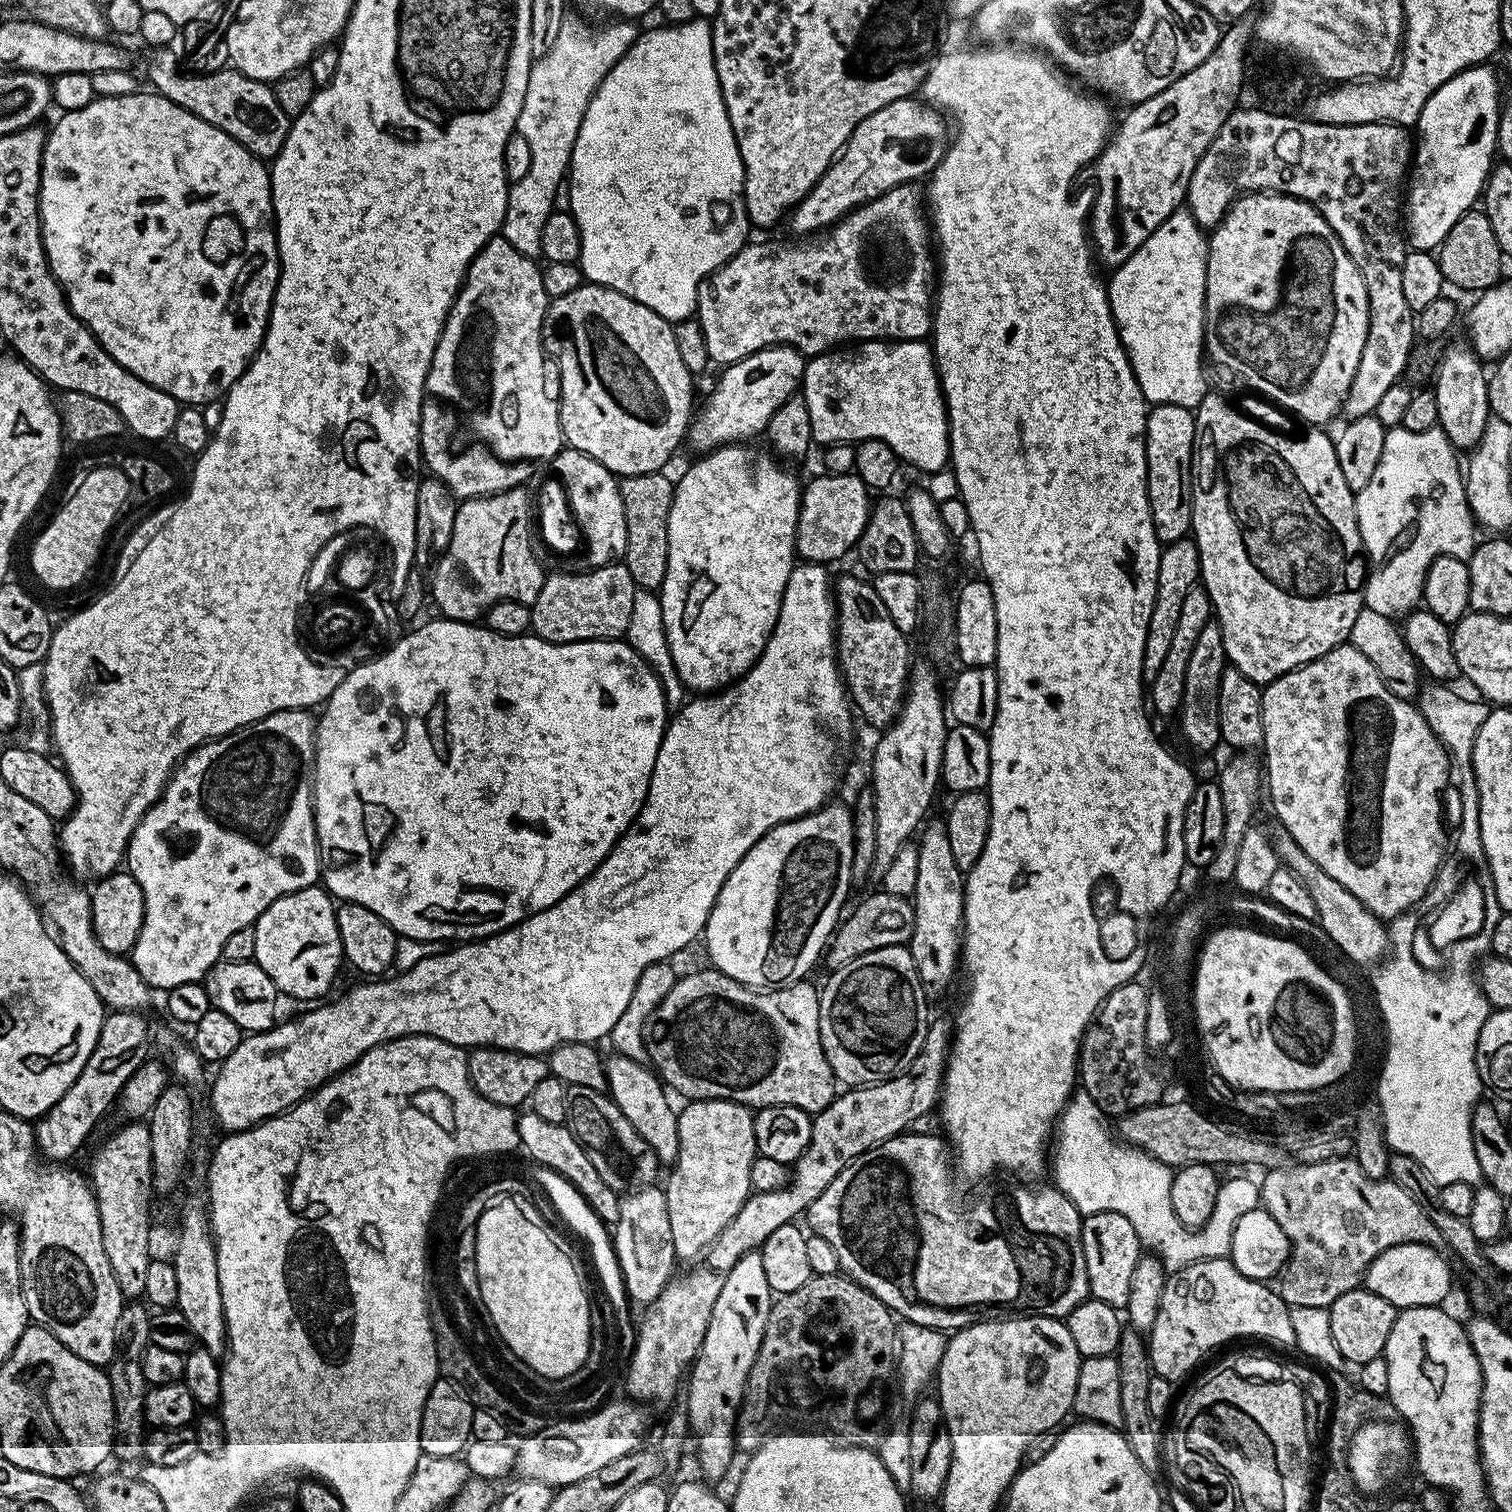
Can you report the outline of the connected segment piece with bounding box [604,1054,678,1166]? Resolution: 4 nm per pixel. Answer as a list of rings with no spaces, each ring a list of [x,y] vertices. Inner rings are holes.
[[[617,1054],[610,1056],[607,1057],[604,1065],[604,1073],[608,1079],[607,1091],[612,1100],[618,1106],[618,1110],[626,1114],[630,1126],[634,1126],[634,1130],[642,1134],[646,1146],[654,1150],[657,1161],[661,1165],[671,1165],[678,1154],[678,1122],[676,1121],[678,1112],[675,1107],[672,1109],[672,1104],[668,1101],[669,1093],[661,1077],[643,1063]]]

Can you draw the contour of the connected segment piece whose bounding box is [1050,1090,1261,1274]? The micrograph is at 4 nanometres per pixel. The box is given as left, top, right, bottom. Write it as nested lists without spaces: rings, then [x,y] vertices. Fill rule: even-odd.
[[[1083,1090],[1073,1091],[1072,1099],[1060,1113],[1054,1132],[1056,1157],[1053,1160],[1051,1157],[1050,1172],[1056,1175],[1055,1187],[1064,1192],[1084,1216],[1113,1212],[1122,1214],[1122,1218],[1130,1218],[1130,1226],[1134,1226],[1141,1245],[1160,1260],[1165,1273],[1177,1272],[1200,1260],[1225,1259],[1232,1250],[1234,1226],[1238,1226],[1238,1218],[1261,1203],[1260,1184],[1248,1176],[1223,1181],[1218,1190],[1214,1214],[1210,1214],[1201,1228],[1187,1228],[1178,1222],[1170,1202],[1173,1169],[1158,1162],[1149,1152],[1125,1144],[1113,1133],[1112,1137],[1103,1122],[1094,1098]]]

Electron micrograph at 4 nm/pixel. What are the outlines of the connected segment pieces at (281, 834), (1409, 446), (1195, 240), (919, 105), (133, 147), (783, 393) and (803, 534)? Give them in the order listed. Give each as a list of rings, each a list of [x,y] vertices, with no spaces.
[[[291,708],[270,714],[256,724],[249,724],[246,728],[239,728],[228,736],[220,736],[216,740],[209,740],[207,744],[189,752],[178,767],[173,771],[169,781],[164,786],[153,808],[141,818],[134,834],[128,843],[126,853],[126,868],[132,877],[142,886],[144,895],[144,925],[138,934],[135,946],[132,947],[130,959],[138,974],[148,983],[149,989],[167,990],[183,984],[195,984],[203,981],[212,969],[213,964],[221,959],[226,938],[243,928],[255,925],[259,918],[280,896],[297,892],[303,888],[313,887],[321,879],[320,847],[316,841],[316,813],[312,798],[314,783],[314,765],[316,762],[316,726],[317,721],[311,711],[303,708]]]
[[[1403,426],[1385,431],[1378,470],[1374,470],[1364,489],[1356,493],[1360,543],[1370,565],[1364,582],[1364,602],[1370,610],[1378,610],[1383,616],[1403,617],[1421,603],[1428,568],[1439,556],[1453,556],[1466,562],[1476,549],[1478,525],[1464,495],[1465,477],[1461,465],[1460,468],[1456,465],[1456,456],[1457,449],[1438,426],[1421,432],[1406,430]]]
[[[1177,210],[1171,212],[1160,223],[1158,230],[1154,230],[1154,234],[1150,234],[1150,238],[1146,238],[1146,242],[1142,242],[1142,246],[1138,246],[1138,250],[1125,264],[1121,264],[1119,268],[1111,273],[1112,281],[1110,279],[1107,281],[1108,301],[1110,302],[1110,310],[1112,311],[1116,328],[1120,331],[1120,341],[1124,343],[1124,348],[1128,351],[1128,361],[1132,367],[1132,372],[1136,375],[1138,386],[1149,405],[1173,404],[1174,406],[1182,406],[1183,408],[1195,410],[1204,401],[1204,397],[1209,395],[1210,388],[1208,388],[1207,382],[1204,381],[1204,372],[1206,376],[1206,357],[1204,355],[1204,295],[1206,294],[1207,265],[1208,241],[1205,233],[1202,231],[1200,225],[1196,223],[1191,212]]]
[[[923,99],[895,100],[890,102],[890,106],[882,106],[882,110],[867,116],[853,130],[852,137],[844,145],[840,155],[822,174],[820,181],[792,209],[790,221],[792,220],[793,230],[804,232],[800,234],[816,234],[821,230],[831,229],[832,225],[838,224],[843,216],[847,216],[860,205],[886,194],[892,188],[898,187],[899,184],[911,184],[919,181],[919,176],[927,177],[943,162],[949,143],[950,124],[945,113]]]
[[[137,90],[125,96],[101,96],[92,100],[90,106],[82,106],[82,110],[63,113],[59,117],[61,120],[53,126],[52,132],[50,128],[44,142],[44,157],[40,171],[40,237],[44,239],[44,253],[48,259],[48,265],[54,274],[54,278],[60,284],[60,289],[64,291],[64,298],[68,301],[68,309],[83,322],[85,328],[95,334],[98,342],[110,354],[110,358],[114,358],[114,362],[118,362],[123,368],[130,370],[130,374],[142,378],[142,382],[170,394],[181,405],[208,406],[211,400],[217,399],[216,401],[219,401],[232,387],[233,382],[246,371],[248,363],[252,361],[252,357],[260,349],[260,344],[264,341],[264,335],[268,329],[272,299],[276,293],[278,278],[280,277],[280,255],[276,245],[276,226],[272,215],[272,181],[265,161],[246,151],[238,141],[230,138],[230,134],[218,130],[218,126],[210,126],[210,122],[202,122],[202,118],[198,118],[194,114],[190,114],[190,110],[170,102],[159,92],[147,91]]]
[[[776,345],[763,348],[738,363],[727,365],[721,372],[722,376],[715,384],[704,408],[695,415],[686,433],[686,444],[696,451],[696,454],[707,455],[718,447],[731,443],[743,443],[758,432],[763,433],[774,416],[775,410],[801,387],[804,379],[804,370],[807,364],[803,353],[788,345]]]
[[[852,472],[823,475],[803,485],[796,527],[796,554],[801,561],[828,566],[831,560],[842,559],[851,548],[853,551],[859,545],[870,511],[870,489]]]

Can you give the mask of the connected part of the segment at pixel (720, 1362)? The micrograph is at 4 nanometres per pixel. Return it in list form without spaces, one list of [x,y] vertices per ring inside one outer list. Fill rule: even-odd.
[[[759,1251],[747,1252],[734,1270],[730,1270],[722,1294],[718,1294],[718,1302],[714,1302],[710,1326],[686,1380],[691,1431],[697,1436],[700,1468],[709,1476],[709,1481],[718,1479],[732,1464],[732,1455],[736,1452],[736,1444],[732,1441],[736,1436],[736,1411],[741,1411],[744,1388],[754,1358],[758,1358],[758,1346],[773,1303],[774,1293],[766,1282]]]

